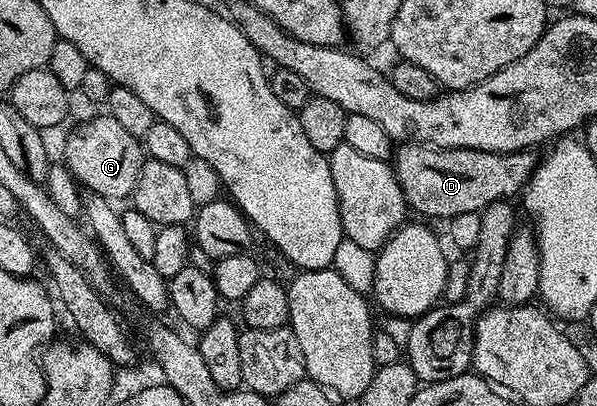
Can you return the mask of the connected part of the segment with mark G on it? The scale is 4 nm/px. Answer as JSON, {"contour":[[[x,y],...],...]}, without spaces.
{"contour":[[[101,114],[95,120],[86,120],[66,140],[66,168],[86,192],[95,192],[111,202],[133,197],[136,178],[144,159],[144,144],[141,139],[116,122],[108,114]]]}

